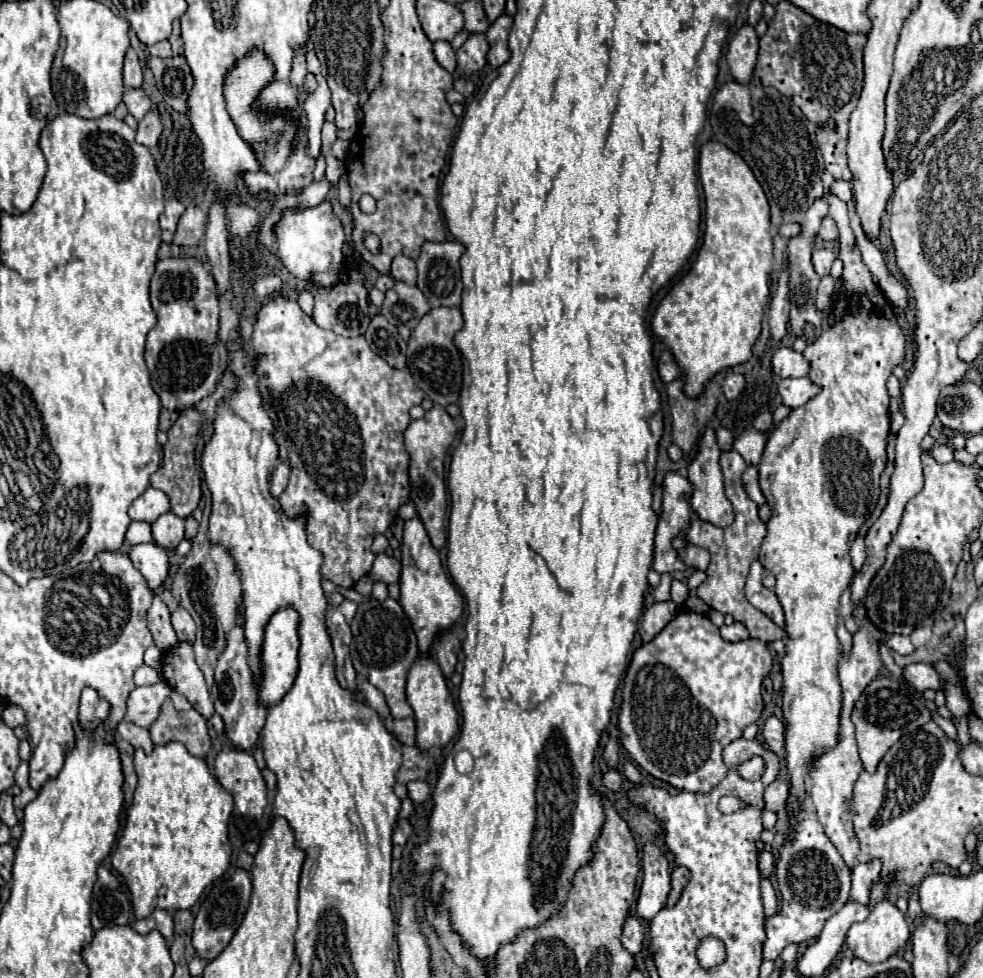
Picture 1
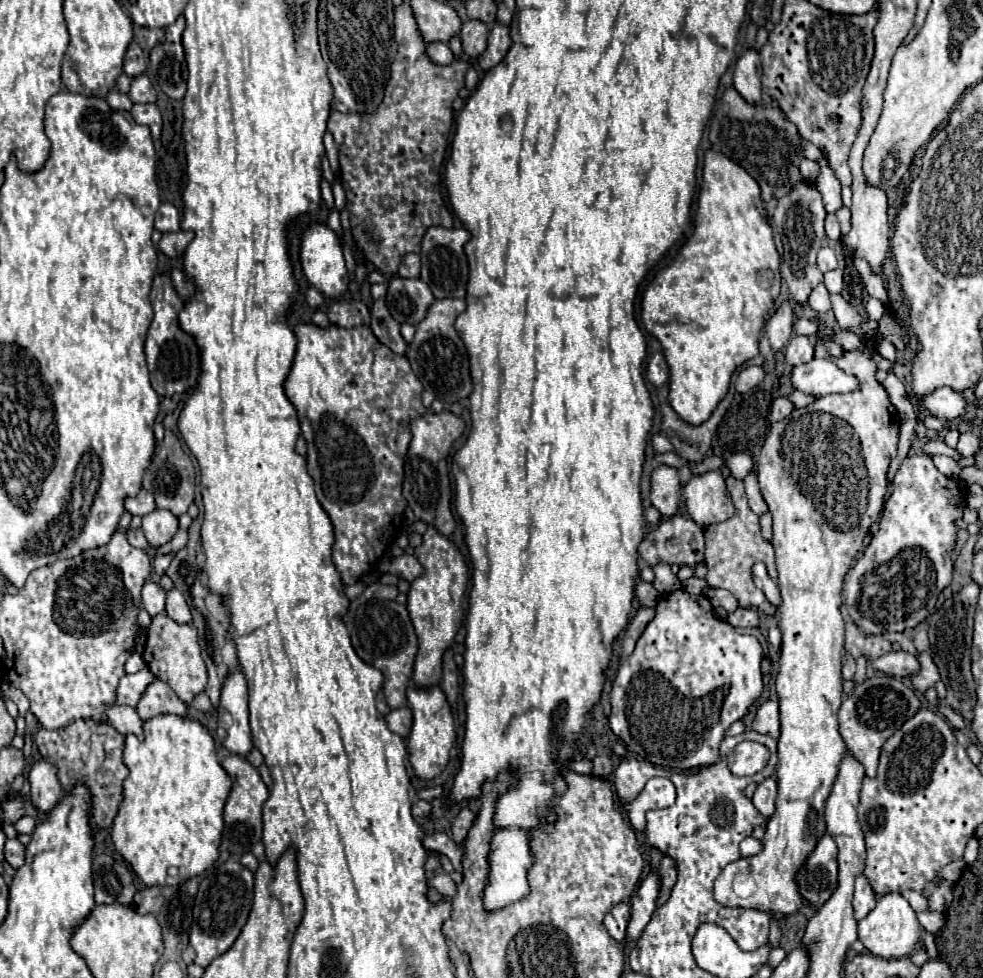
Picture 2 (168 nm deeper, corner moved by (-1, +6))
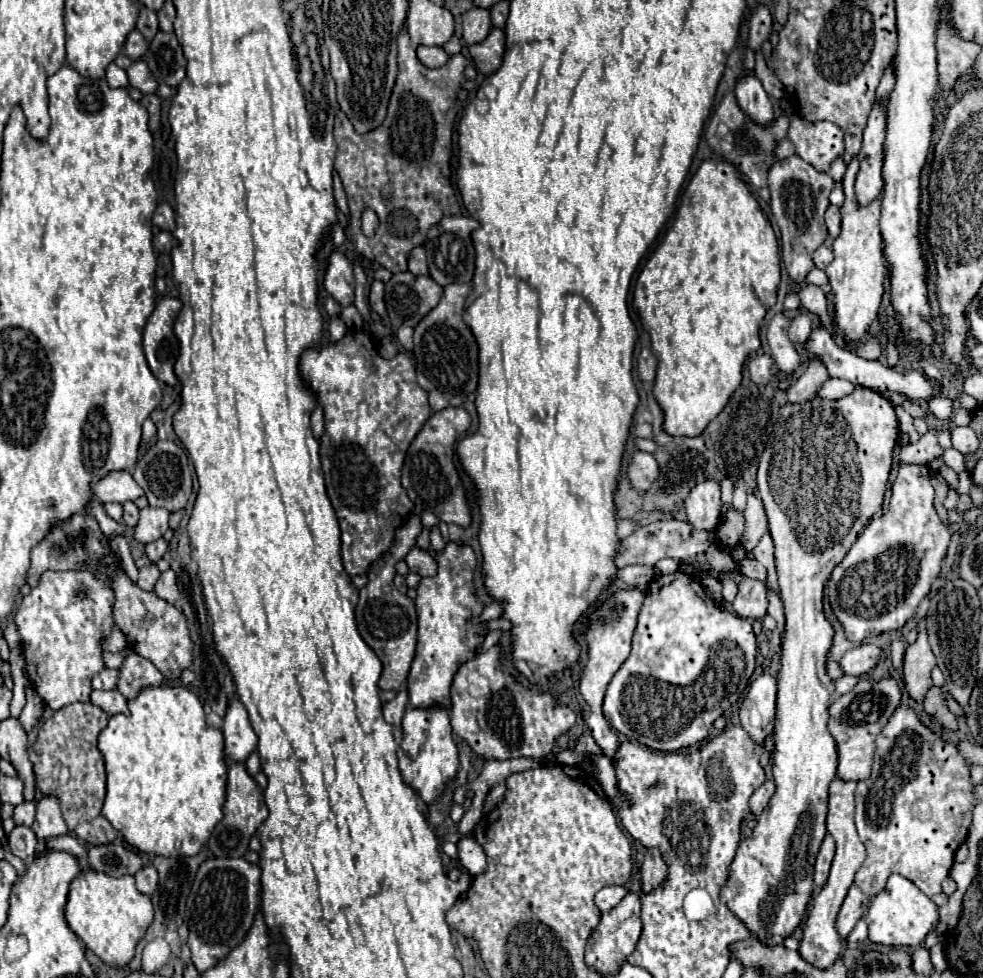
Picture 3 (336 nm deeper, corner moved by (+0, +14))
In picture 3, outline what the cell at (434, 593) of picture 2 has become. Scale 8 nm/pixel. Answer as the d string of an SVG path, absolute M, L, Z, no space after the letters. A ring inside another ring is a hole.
M448 543L444 551L436 555L438 575L424 577L418 587L416 611L418 611L418 645L416 657L408 675L408 693L410 707L430 709L430 707L450 707L450 685L458 667L476 657L476 649L482 647L488 623L472 623L484 605L476 597L474 589L474 571L476 571L476 553L472 547L458 547Z

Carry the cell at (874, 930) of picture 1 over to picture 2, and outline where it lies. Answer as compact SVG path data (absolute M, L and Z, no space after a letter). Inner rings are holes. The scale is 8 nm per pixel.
M887 893L877 899L875 909L859 921L859 941L865 945L865 949L877 957L905 957L909 955L921 937L921 925L915 917L915 911L911 905L903 899L901 893Z

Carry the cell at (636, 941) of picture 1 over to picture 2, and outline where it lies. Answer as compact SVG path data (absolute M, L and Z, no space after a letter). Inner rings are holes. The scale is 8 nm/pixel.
M625 903L613 907L613 911L609 911L609 913L605 915L605 927L607 927L609 935L611 935L613 939L617 939L619 943L625 943L625 939L627 939L629 919L631 919L631 909L629 909L629 905L625 905Z

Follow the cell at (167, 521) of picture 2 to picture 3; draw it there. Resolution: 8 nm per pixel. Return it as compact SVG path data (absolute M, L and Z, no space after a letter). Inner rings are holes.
M156 507L140 509L140 519L134 527L134 539L140 543L152 543L160 539L168 529L168 517L170 513L166 509L156 509Z

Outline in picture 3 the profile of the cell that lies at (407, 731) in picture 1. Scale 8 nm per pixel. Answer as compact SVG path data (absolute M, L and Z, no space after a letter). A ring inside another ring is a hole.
M400 689L398 695L384 705L384 719L386 719L386 723L390 723L394 727L400 727L404 711L406 711L406 705L408 705L408 691Z

